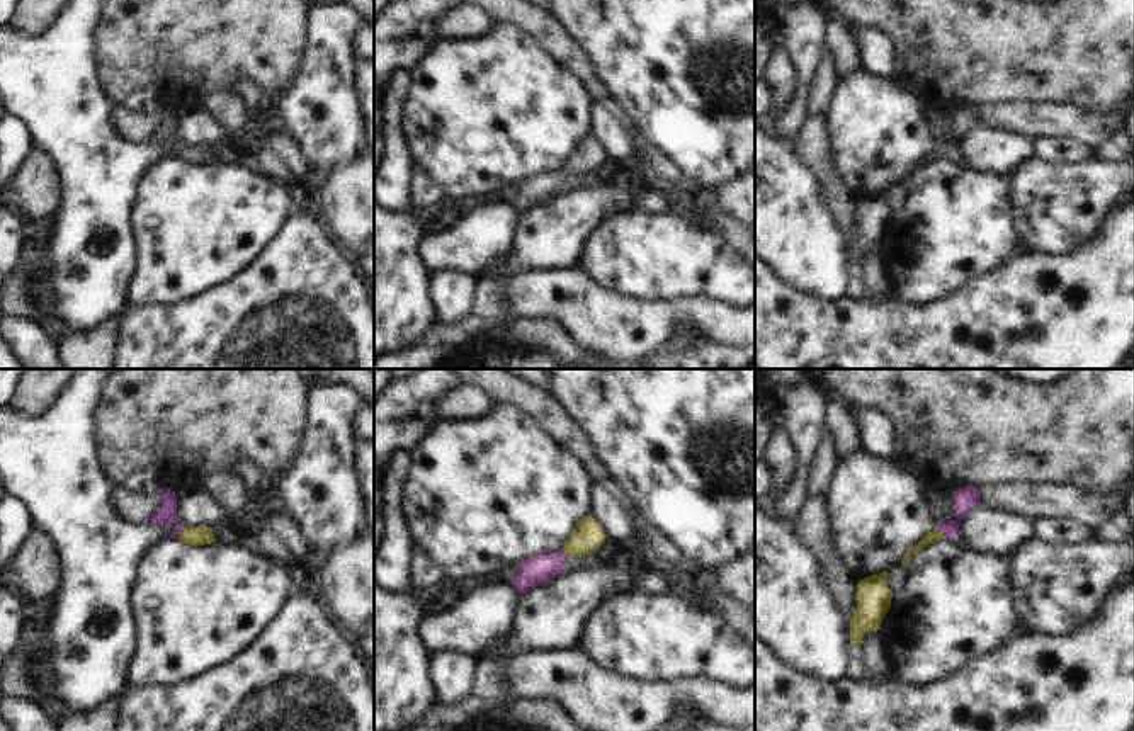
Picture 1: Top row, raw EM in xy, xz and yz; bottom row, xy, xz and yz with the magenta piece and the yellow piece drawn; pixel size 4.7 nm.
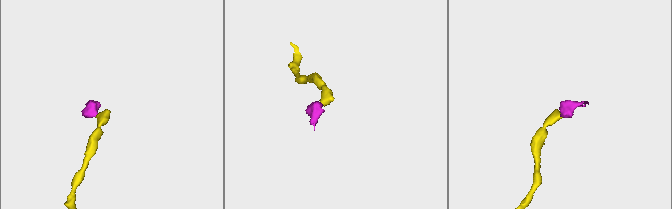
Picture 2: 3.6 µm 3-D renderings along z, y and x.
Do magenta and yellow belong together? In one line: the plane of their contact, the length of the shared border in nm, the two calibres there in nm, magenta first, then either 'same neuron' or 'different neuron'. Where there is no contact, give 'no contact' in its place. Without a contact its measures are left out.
xz | 60 nm | 140/150 nm | same neuron

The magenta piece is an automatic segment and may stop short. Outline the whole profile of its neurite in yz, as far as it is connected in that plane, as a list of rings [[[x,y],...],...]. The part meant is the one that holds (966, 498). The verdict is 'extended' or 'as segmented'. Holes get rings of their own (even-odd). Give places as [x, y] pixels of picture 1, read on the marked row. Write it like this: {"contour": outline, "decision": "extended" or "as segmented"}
{"contour": [[[976,486],[957,488],[952,493],[954,510],[957,513],[955,520],[944,520],[935,530],[928,532],[916,546],[910,547],[901,559],[901,564],[908,564],[910,559],[921,551],[925,546],[942,541],[945,537],[954,537],[961,522],[979,505],[979,495]]], "decision": "extended"}

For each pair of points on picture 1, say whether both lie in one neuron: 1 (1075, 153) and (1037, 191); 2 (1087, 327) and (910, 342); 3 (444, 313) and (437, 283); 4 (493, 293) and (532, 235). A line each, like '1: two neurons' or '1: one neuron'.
1: two neurons
2: one neuron
3: one neuron
4: two neurons

